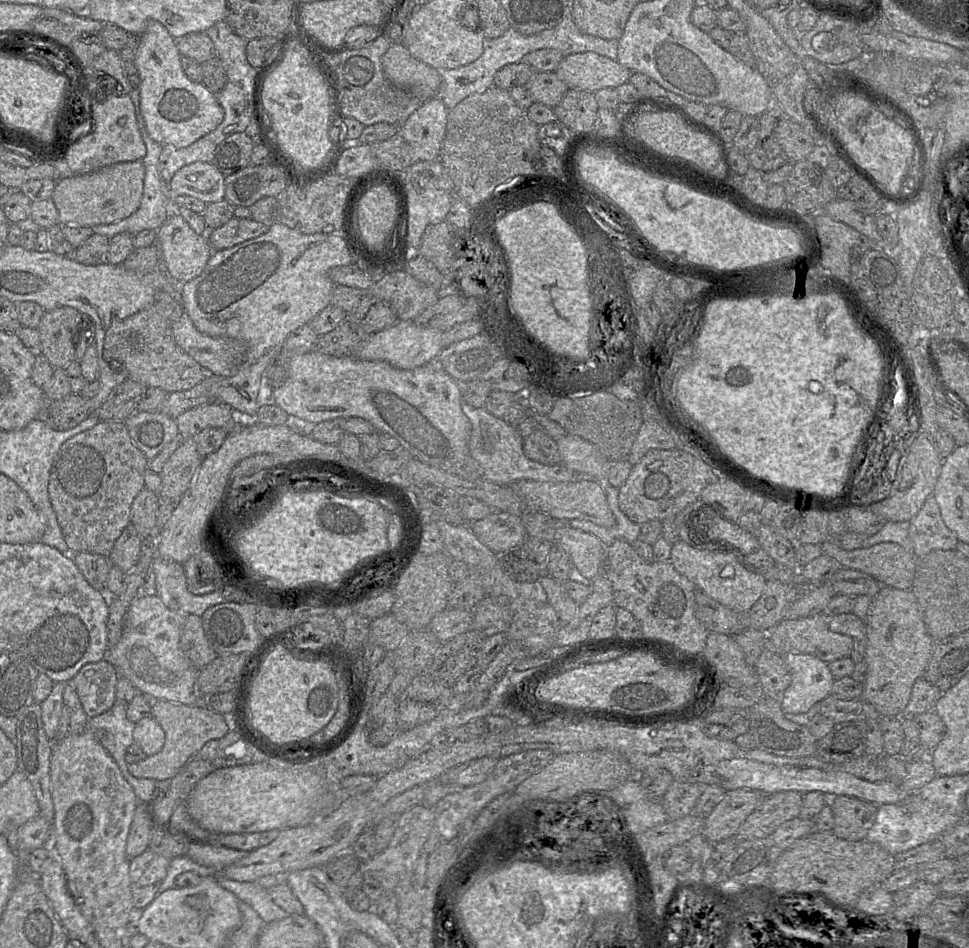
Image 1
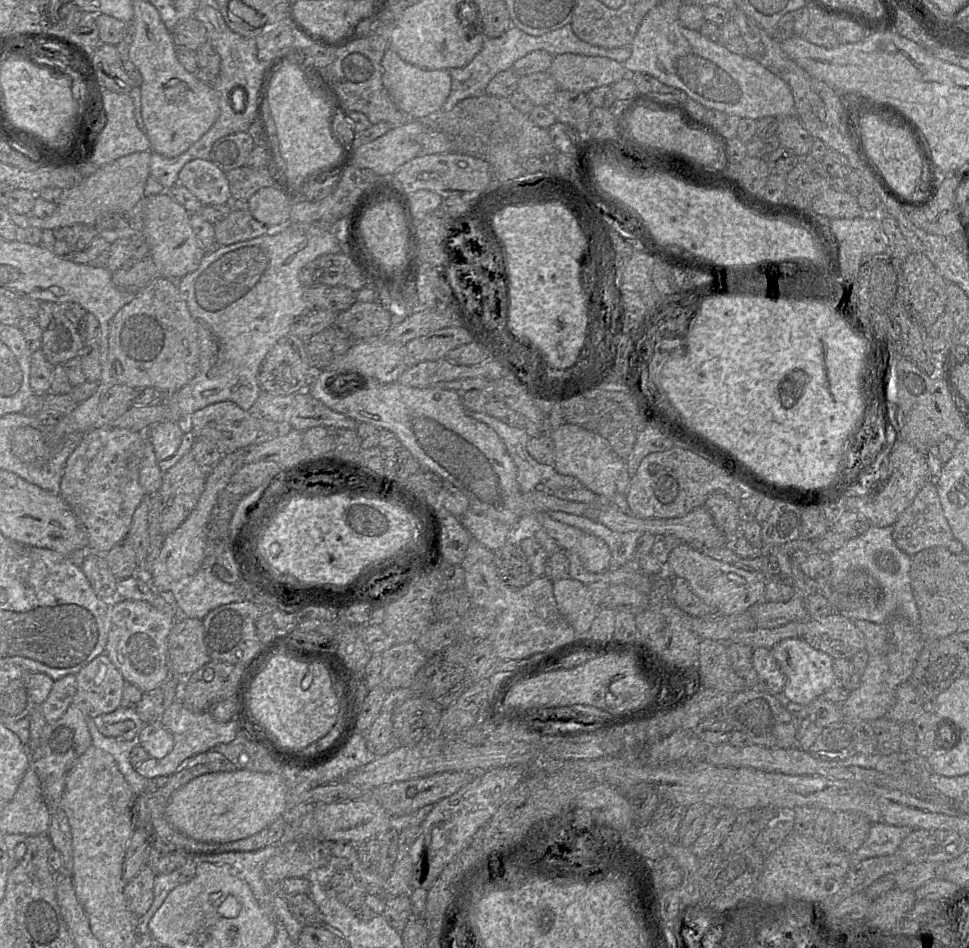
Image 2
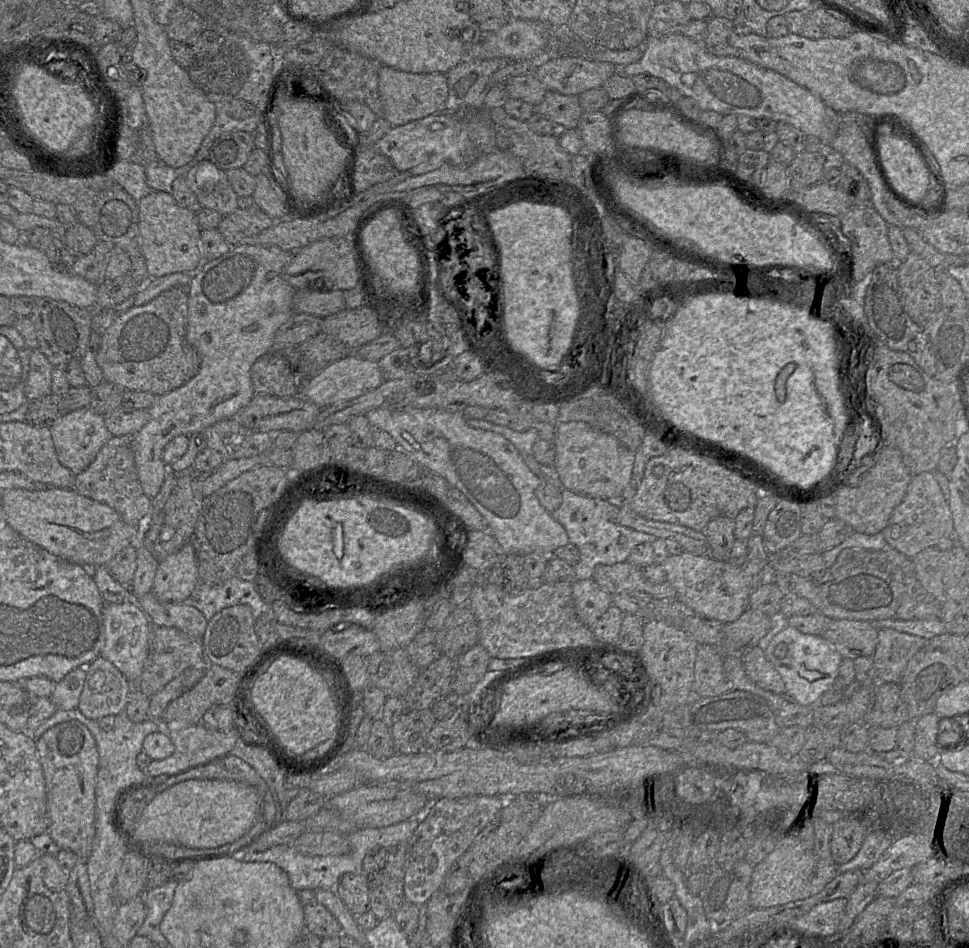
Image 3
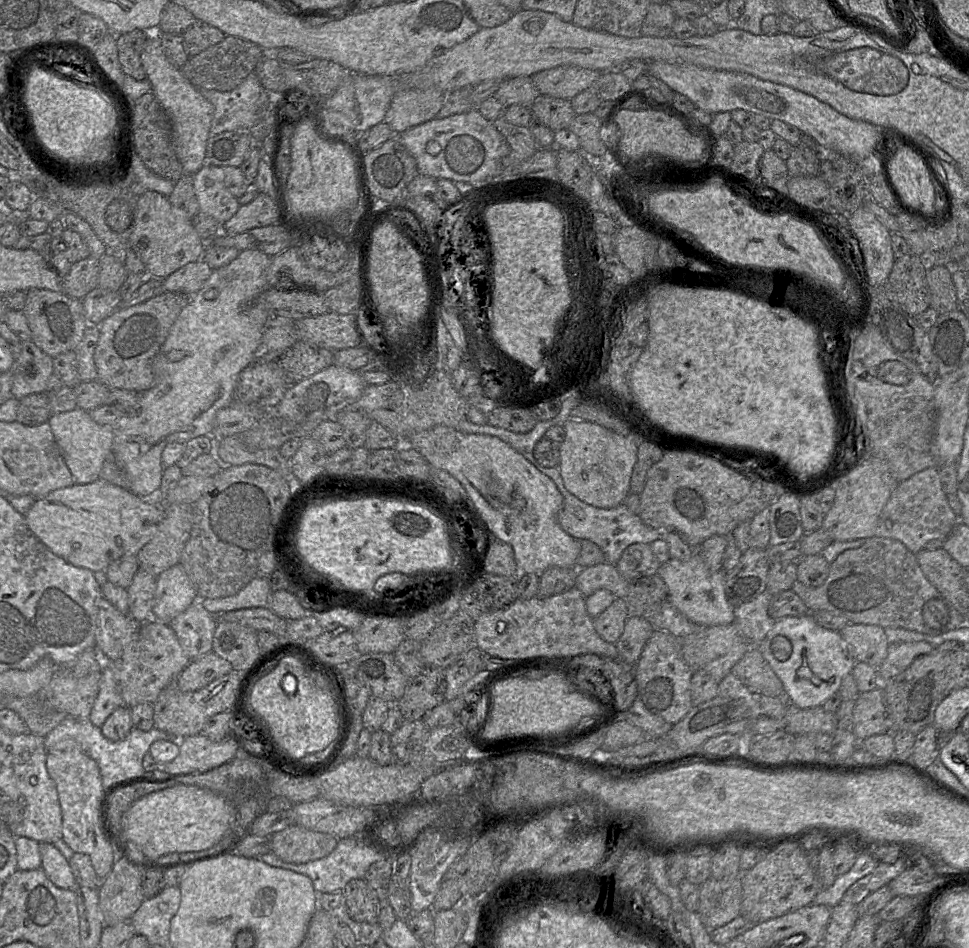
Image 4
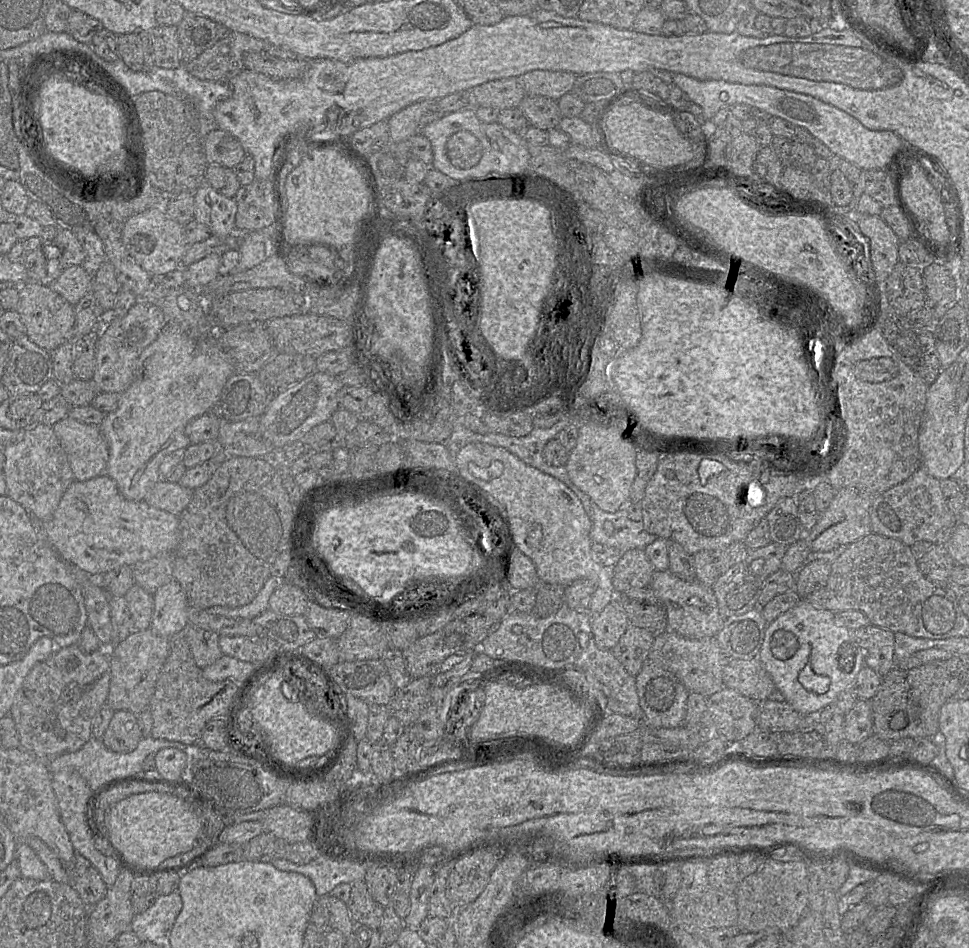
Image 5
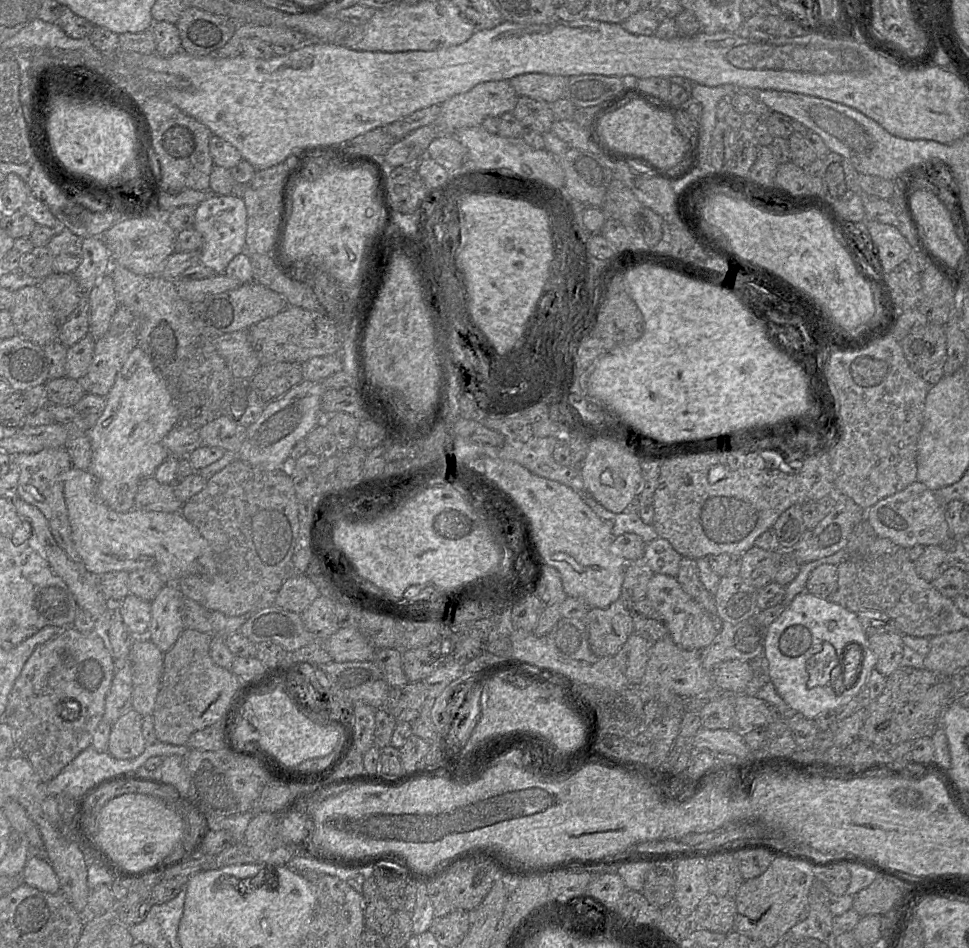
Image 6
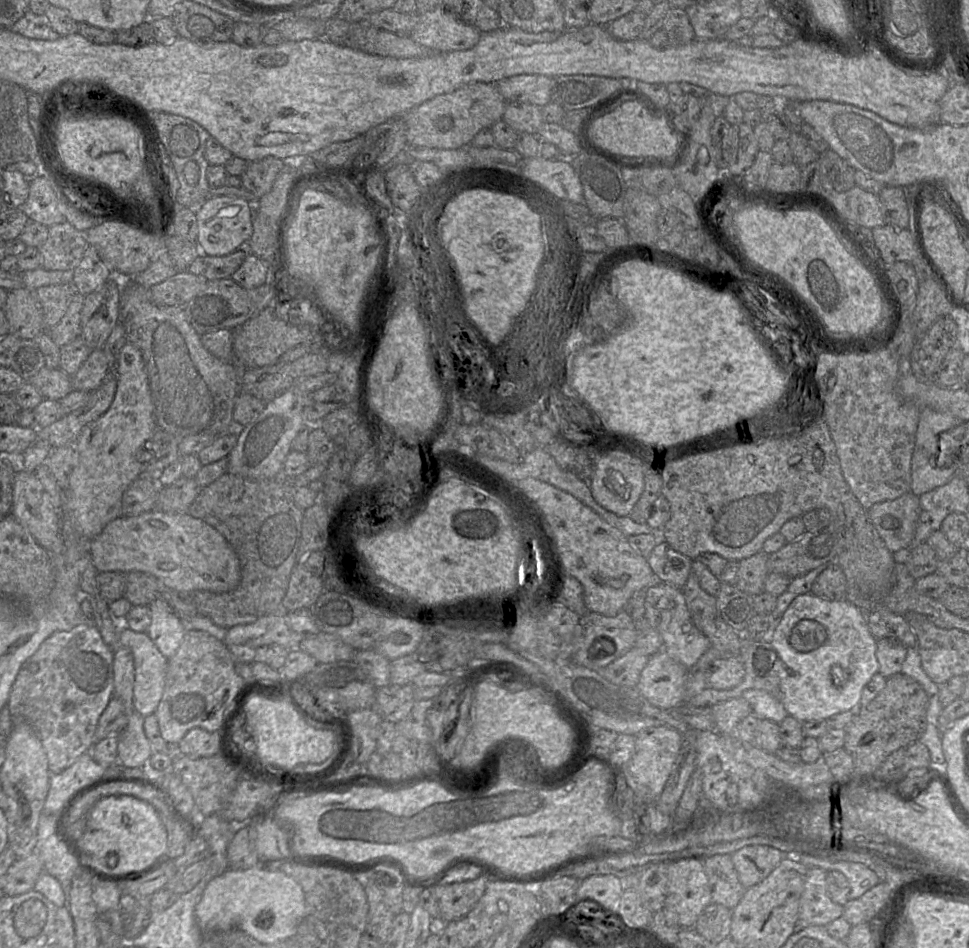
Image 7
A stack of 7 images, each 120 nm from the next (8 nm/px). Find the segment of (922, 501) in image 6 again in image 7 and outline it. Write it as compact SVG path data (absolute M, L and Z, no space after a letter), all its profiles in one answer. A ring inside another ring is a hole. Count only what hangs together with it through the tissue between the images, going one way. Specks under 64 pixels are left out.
M910 491L867 510L870 522L890 552L910 546L920 517L919 497Z

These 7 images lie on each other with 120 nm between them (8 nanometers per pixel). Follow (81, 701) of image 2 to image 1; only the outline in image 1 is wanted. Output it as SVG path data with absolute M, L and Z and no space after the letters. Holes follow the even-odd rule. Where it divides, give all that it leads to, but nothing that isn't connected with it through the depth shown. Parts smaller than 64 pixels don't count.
M102 659L84 665L72 679L72 685L88 718L112 708L119 676L116 667L109 660Z

